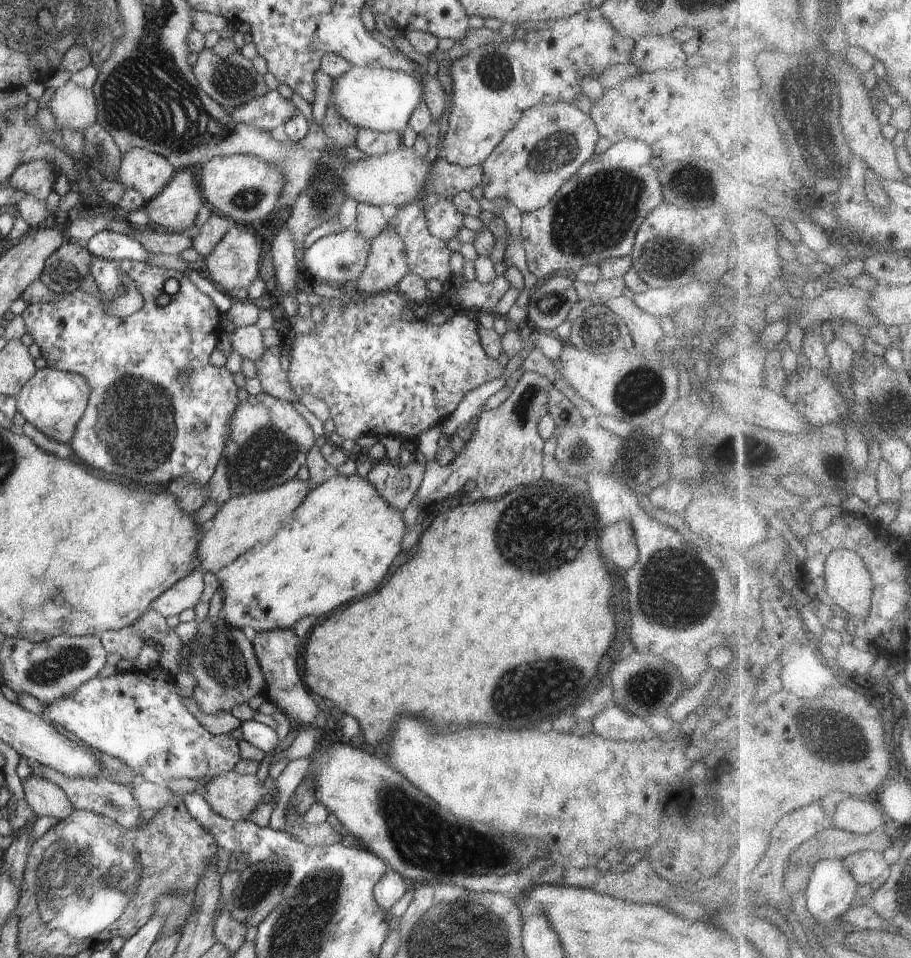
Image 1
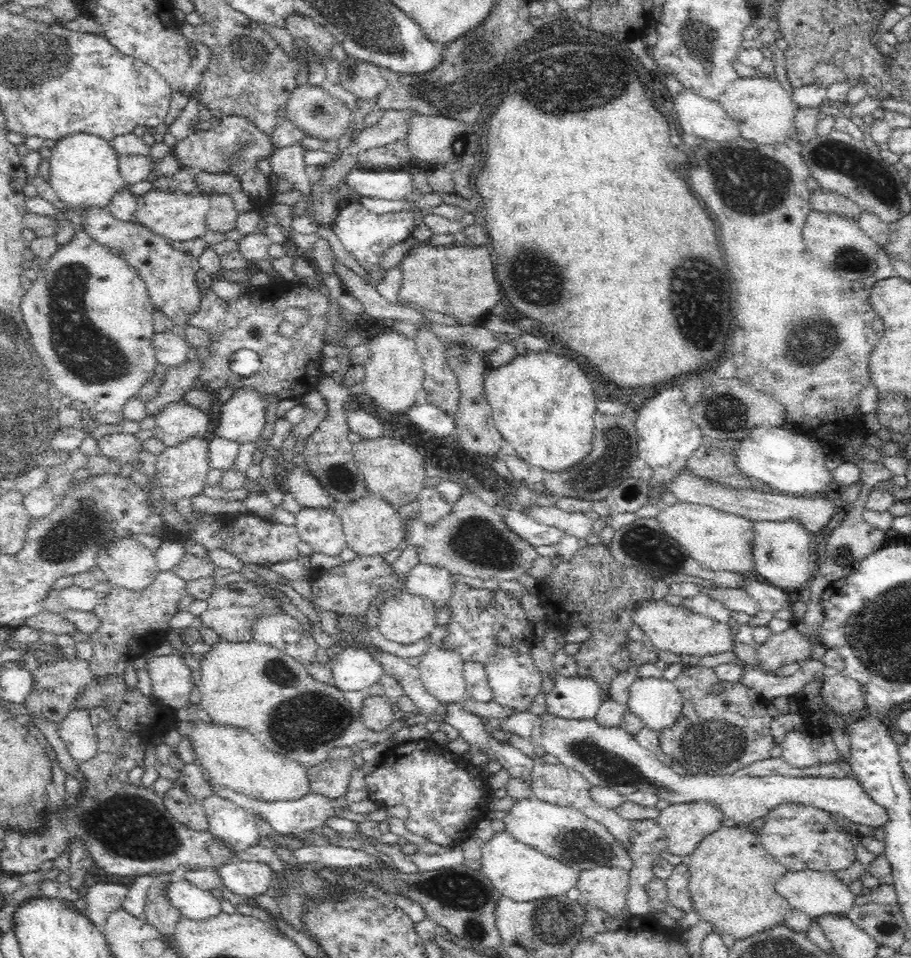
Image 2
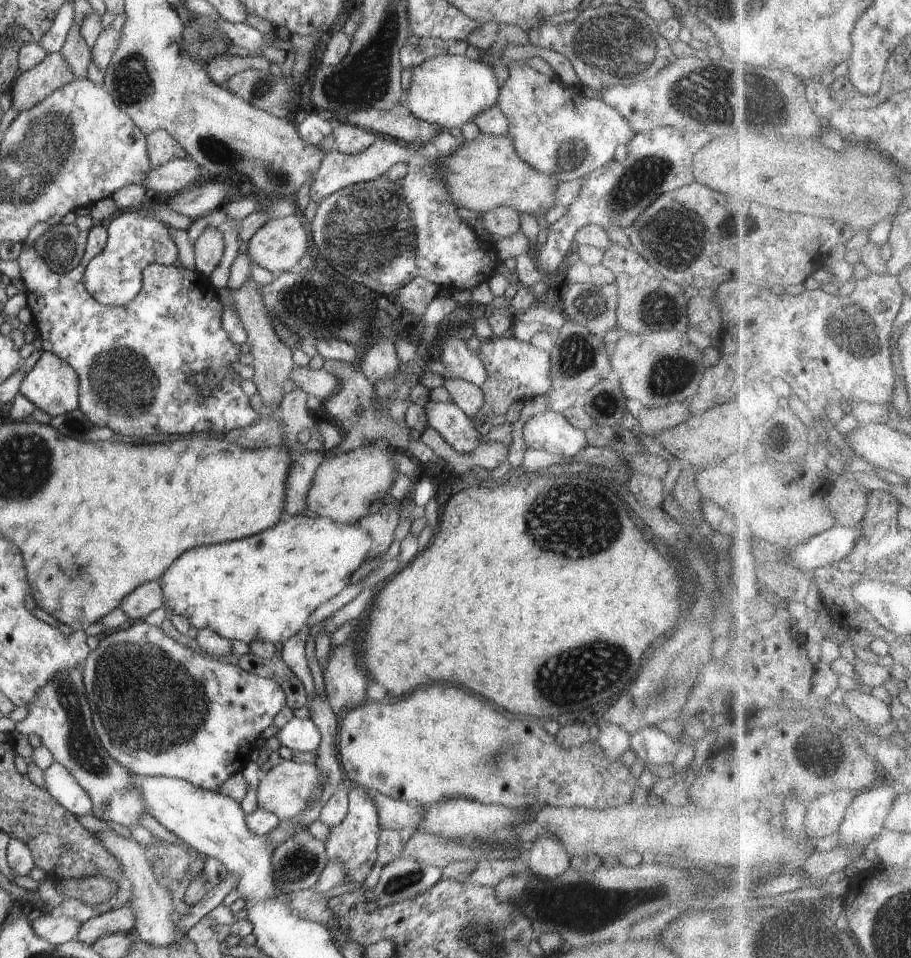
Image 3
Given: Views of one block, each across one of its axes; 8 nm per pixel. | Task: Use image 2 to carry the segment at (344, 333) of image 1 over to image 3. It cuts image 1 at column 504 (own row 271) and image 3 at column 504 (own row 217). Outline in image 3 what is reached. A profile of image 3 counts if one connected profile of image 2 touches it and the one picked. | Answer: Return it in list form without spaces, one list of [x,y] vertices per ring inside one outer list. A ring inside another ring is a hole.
[[[511,335],[486,341],[473,337],[468,344],[473,349],[473,353],[480,357],[488,372],[486,382],[480,387],[485,397],[483,408],[478,415],[470,417],[476,430],[479,430],[482,424],[486,424],[486,415],[490,410],[494,414],[504,416],[511,404],[520,400],[531,400],[550,390],[552,382],[550,382],[550,353],[548,351]]]

